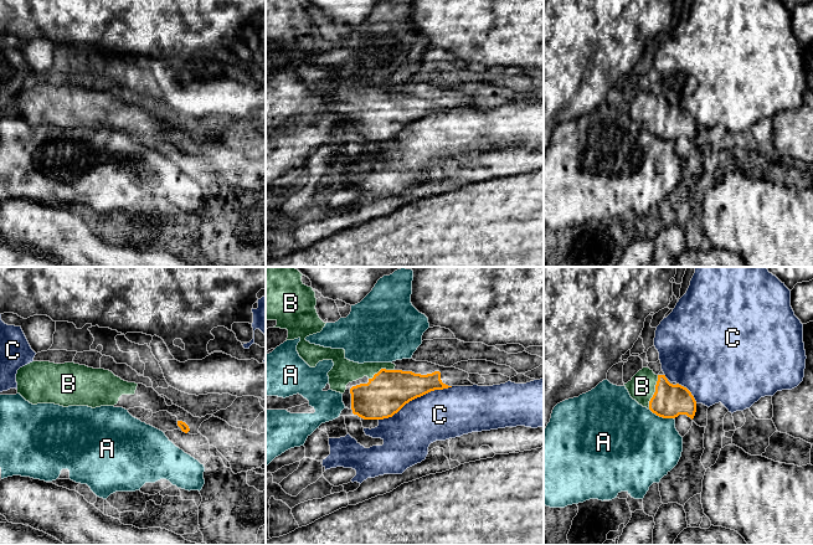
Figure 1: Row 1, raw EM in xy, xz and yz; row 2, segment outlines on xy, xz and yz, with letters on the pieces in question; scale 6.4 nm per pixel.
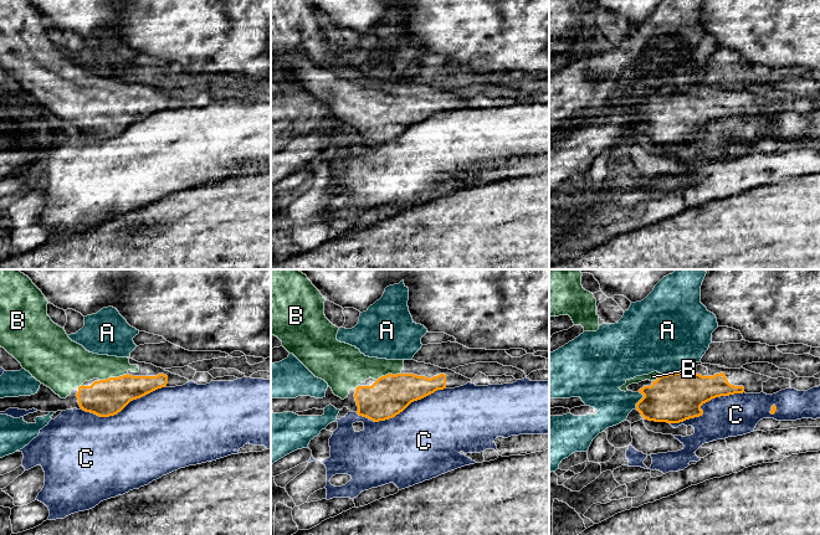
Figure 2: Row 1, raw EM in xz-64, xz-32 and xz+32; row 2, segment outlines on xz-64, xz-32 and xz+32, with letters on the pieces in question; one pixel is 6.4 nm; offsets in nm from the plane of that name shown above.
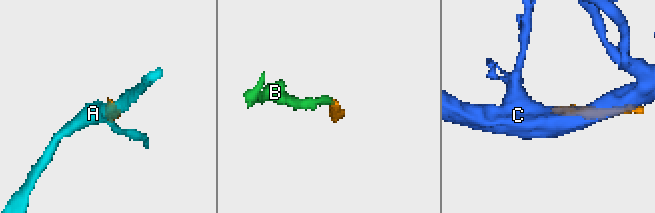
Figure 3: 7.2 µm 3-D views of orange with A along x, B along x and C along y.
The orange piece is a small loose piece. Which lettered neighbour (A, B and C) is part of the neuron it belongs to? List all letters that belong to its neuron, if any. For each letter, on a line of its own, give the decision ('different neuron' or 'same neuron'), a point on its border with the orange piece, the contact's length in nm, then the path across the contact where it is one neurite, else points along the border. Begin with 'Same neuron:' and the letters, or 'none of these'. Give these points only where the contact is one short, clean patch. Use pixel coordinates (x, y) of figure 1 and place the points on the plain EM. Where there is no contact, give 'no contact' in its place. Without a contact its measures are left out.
Same neuron: B
A: different neuron | yz (662, 138) | 170 nm
B: same neuron | yz (654, 114) | 240 nm
C: different neuron | xz (415, 119) | 550 nm

